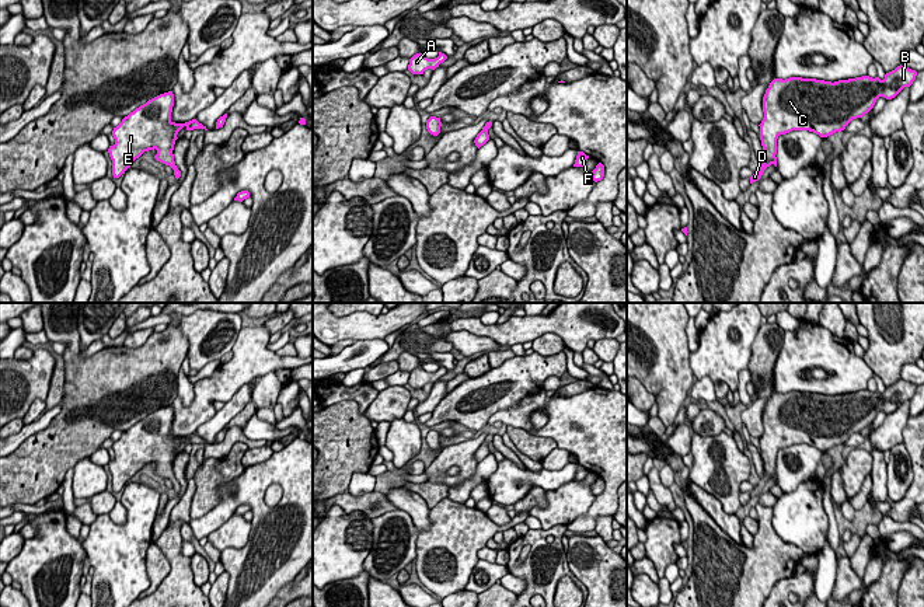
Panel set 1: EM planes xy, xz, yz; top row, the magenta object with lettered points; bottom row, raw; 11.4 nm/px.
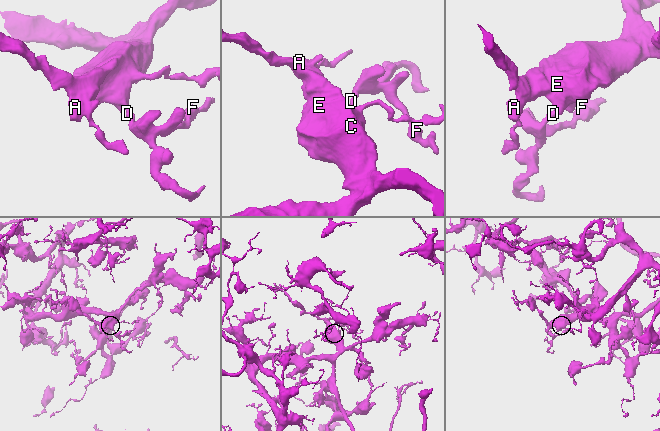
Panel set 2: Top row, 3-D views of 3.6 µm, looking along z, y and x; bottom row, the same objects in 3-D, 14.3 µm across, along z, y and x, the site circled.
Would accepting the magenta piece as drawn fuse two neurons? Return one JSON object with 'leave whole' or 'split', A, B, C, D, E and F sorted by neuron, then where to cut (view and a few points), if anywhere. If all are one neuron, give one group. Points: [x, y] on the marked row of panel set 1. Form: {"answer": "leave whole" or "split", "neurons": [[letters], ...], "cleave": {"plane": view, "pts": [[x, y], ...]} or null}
{"answer": "leave whole", "neurons": [["A", "B", "C", "D", "E", "F"]], "cleave": null}

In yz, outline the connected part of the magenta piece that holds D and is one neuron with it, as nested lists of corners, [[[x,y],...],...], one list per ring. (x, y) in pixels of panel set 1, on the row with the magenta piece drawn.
[[[897,66],[895,70],[885,74],[885,79],[879,77],[855,77],[838,81],[824,81],[816,79],[774,79],[763,97],[764,118],[760,126],[760,140],[764,150],[764,161],[760,170],[750,177],[750,184],[759,181],[763,171],[774,164],[777,167],[777,139],[780,135],[789,133],[792,130],[809,130],[820,137],[827,137],[836,132],[841,132],[845,126],[857,118],[862,118],[868,114],[876,100],[883,97],[886,100],[895,98],[904,87],[910,87],[916,80],[917,71],[906,66]]]

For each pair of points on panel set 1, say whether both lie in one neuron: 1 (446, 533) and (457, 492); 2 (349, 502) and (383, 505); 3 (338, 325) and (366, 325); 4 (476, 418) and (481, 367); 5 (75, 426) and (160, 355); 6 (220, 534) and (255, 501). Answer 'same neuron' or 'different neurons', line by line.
1: different neurons
2: same neuron
3: same neuron
4: different neurons
5: same neuron
6: different neurons

